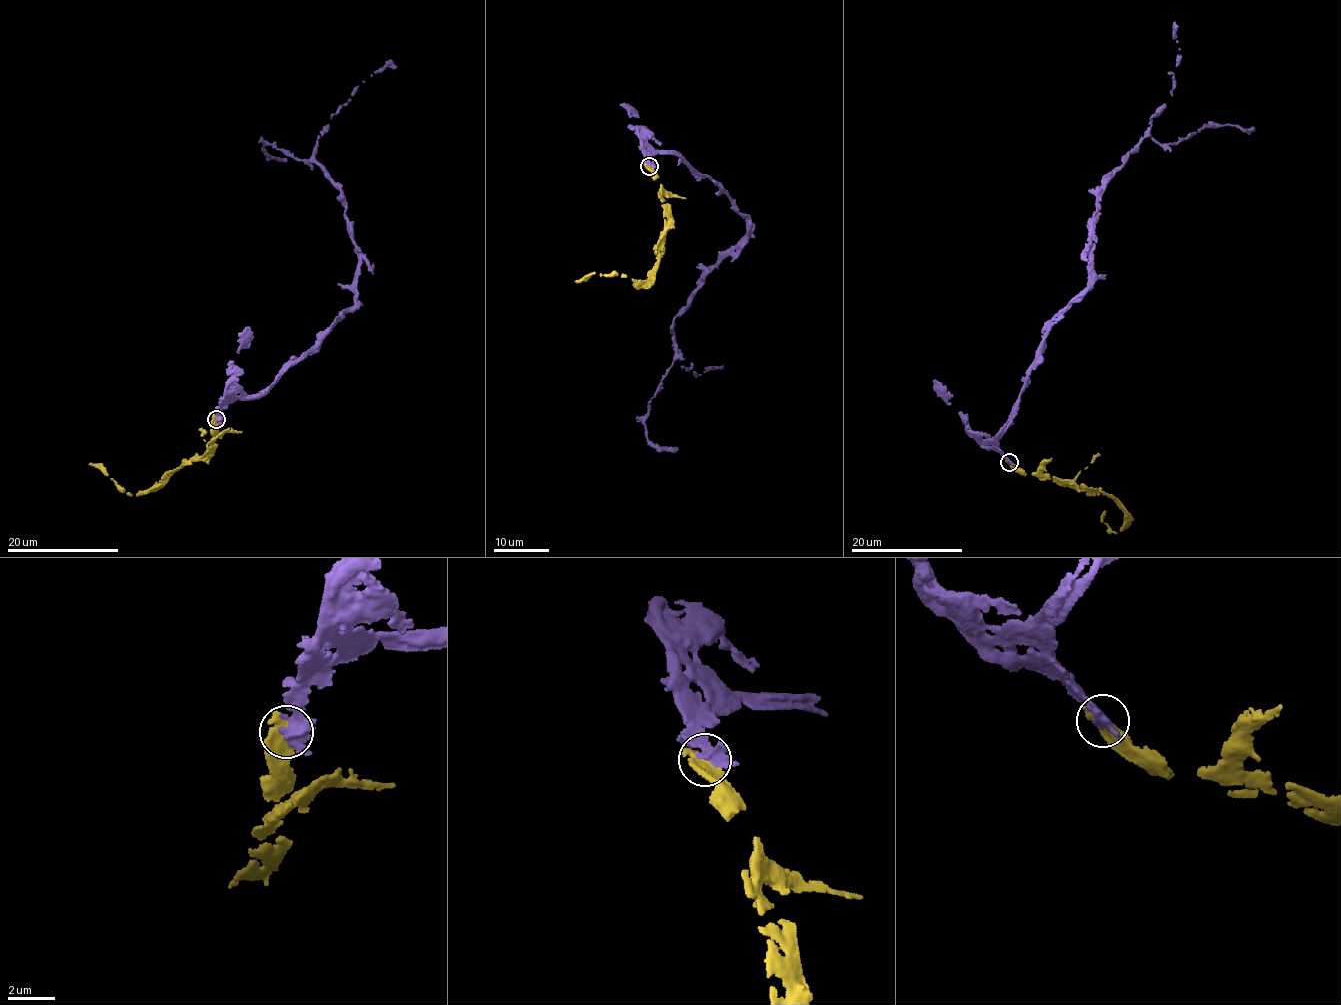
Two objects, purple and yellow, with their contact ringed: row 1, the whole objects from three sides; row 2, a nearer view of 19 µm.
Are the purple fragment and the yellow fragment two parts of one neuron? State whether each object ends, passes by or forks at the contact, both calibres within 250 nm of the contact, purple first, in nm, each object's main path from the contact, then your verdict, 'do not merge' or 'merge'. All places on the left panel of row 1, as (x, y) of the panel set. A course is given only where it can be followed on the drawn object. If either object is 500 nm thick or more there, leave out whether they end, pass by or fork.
calibres 320 and 600 nm; course purple (216, 419), (353, 308), (343, 193), (315, 149), (306, 161), (263, 145), (286, 159); course yellow (216, 419), (216, 435), (209, 450), (137, 496), (123, 492), (108, 475), (88, 464); merge

